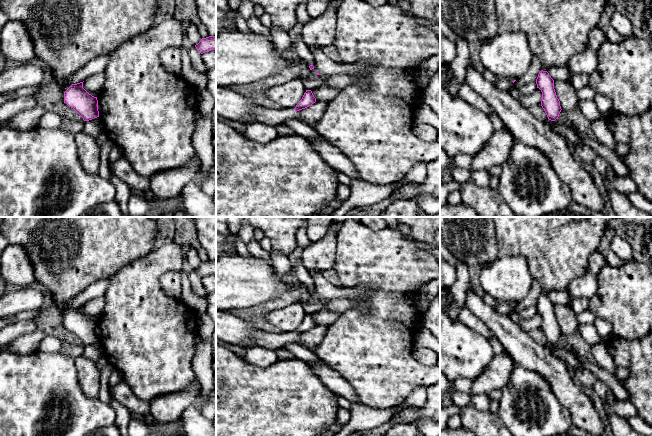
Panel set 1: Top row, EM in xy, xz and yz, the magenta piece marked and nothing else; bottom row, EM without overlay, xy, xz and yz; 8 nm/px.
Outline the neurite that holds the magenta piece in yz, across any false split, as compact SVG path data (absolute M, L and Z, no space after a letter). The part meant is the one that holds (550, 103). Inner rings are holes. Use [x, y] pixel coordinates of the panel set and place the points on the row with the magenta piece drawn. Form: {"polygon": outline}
{"polygon": "M541 70L536 79L537 88L542 92L541 106L551 121L558 119L561 112L560 101L554 89L554 80L547 71Z"}

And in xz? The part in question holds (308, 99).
{"polygon": "M306 90L302 99L300 100L300 102L296 105L296 107L294 109L297 112L299 110L302 110L302 109L305 109L305 108L311 106L315 102L316 102L316 98L314 97L312 91Z"}

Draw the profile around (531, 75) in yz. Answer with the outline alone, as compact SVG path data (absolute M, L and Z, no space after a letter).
M533 56L532 62L527 72L520 78L518 78L508 91L510 92L513 89L519 89L521 86L528 84L530 82L536 82L538 74L541 70L542 67L539 59L536 56Z

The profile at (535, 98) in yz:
M537 88L532 94L528 96L521 95L517 100L525 108L540 105L542 101L542 92L539 88Z

